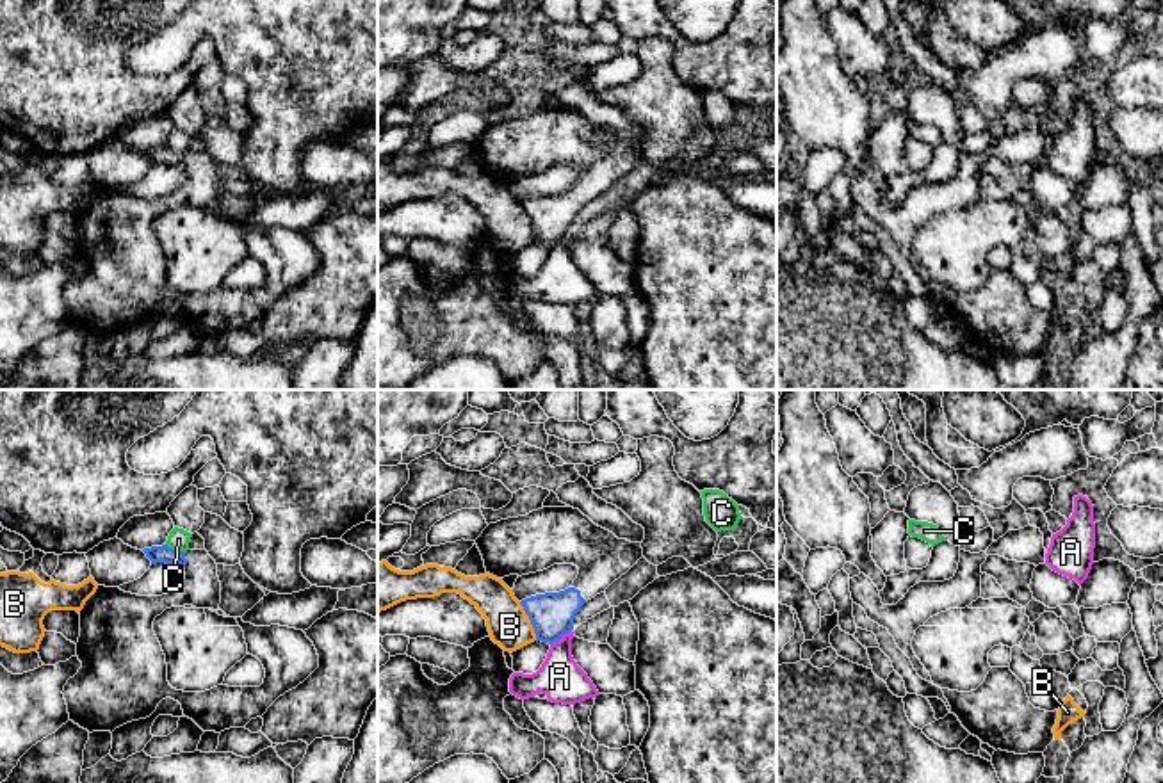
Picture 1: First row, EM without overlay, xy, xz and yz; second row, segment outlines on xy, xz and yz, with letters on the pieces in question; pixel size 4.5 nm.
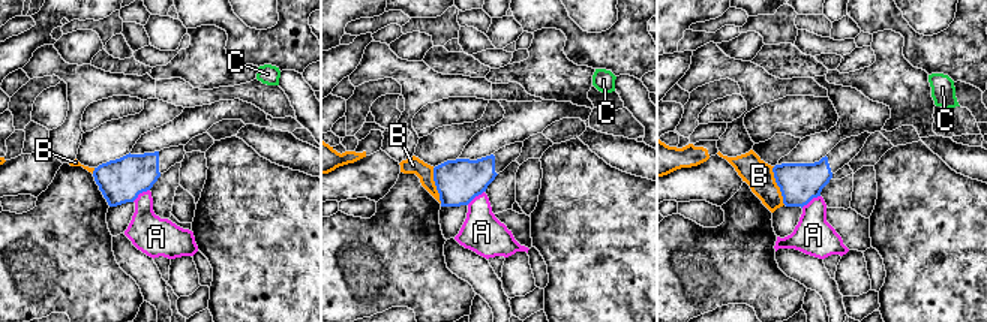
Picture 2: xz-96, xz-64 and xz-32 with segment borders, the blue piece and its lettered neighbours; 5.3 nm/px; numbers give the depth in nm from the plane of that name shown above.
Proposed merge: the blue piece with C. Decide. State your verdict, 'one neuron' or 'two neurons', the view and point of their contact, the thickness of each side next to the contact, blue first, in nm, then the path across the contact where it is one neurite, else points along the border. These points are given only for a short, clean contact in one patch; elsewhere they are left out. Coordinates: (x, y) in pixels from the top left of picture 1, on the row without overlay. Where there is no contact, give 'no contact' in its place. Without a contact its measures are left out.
two neurons | xy (175, 152) | 80/100 nm | along xy (166, 145), (184, 153)

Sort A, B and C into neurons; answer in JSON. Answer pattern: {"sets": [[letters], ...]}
{"sets": [["A", "C"], ["B"]]}

